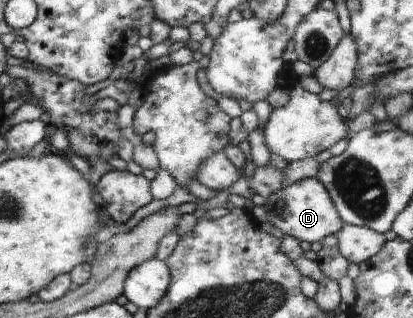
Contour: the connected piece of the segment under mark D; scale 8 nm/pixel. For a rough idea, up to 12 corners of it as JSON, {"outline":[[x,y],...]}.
{"outline":[[317,177],[264,203],[268,225],[322,242],[345,225]]}

